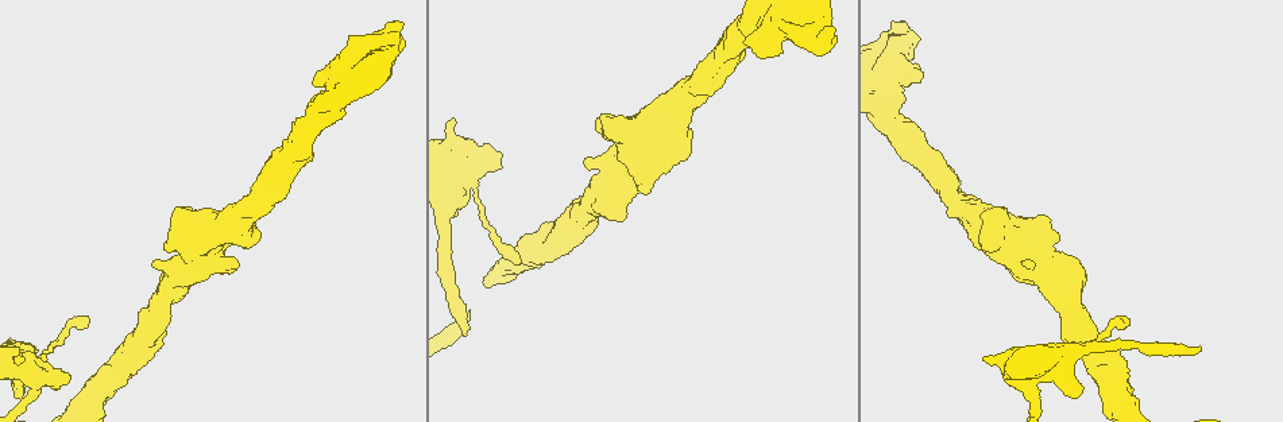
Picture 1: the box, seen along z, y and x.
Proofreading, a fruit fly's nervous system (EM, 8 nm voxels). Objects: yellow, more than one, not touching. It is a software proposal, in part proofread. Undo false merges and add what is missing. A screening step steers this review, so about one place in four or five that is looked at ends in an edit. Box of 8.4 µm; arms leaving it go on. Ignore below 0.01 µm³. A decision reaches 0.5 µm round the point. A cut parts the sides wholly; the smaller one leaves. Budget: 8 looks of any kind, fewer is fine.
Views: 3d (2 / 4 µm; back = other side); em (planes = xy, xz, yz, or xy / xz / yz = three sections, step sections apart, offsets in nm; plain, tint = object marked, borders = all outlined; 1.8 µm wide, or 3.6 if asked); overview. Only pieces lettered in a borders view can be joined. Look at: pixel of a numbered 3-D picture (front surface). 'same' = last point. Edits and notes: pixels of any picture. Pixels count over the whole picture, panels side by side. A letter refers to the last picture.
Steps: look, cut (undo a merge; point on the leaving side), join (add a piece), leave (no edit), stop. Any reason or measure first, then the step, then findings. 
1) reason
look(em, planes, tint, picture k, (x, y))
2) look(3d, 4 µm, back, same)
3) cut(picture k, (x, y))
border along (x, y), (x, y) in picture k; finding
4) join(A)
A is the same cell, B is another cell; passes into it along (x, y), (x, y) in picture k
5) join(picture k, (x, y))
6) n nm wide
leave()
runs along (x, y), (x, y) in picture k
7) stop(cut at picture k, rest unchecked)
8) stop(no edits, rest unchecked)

branch stops here
look(3d, 2 µm, picture 1, (915, 66))

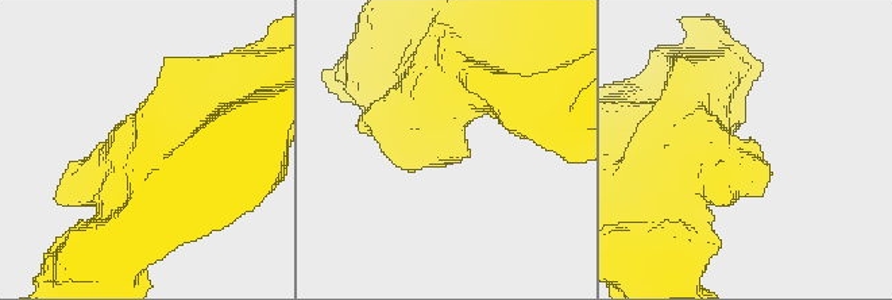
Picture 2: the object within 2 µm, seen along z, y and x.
now the EM
look(em, planes, tint, picture 2, (755, 149))

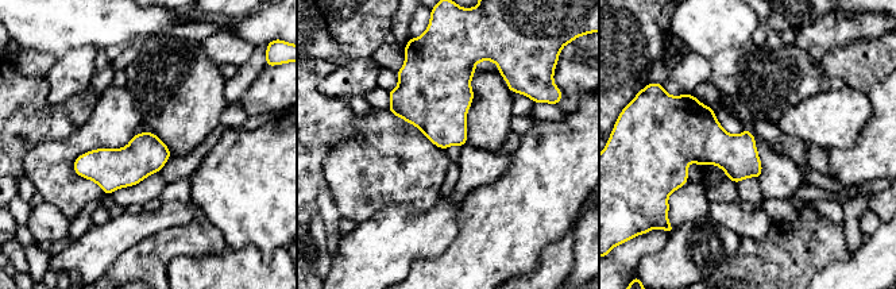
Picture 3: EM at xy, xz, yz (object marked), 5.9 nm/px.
look(em, planes, borders, same)

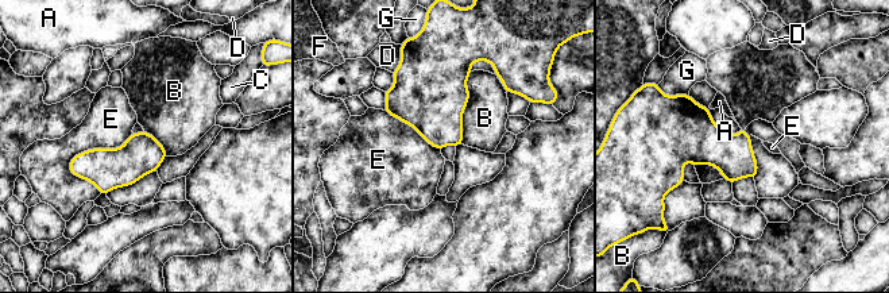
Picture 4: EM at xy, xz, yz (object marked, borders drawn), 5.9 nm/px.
240 nm wide
leave()
A, B, C, D, E, F and G are other cells; border along (132, 132), (77, 153), (70, 173) in picture 4; no lettered piece goes on from it

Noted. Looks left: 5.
tapers out
look(em, xz, step 8, borders, picture 1, (521, 260))

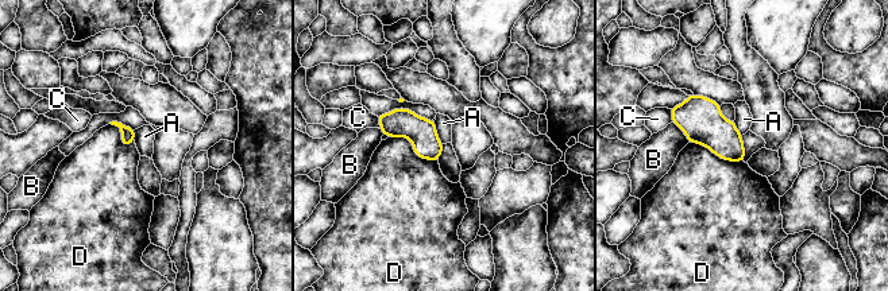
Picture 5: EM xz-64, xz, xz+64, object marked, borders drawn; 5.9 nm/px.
look(em, planes, borders, same)

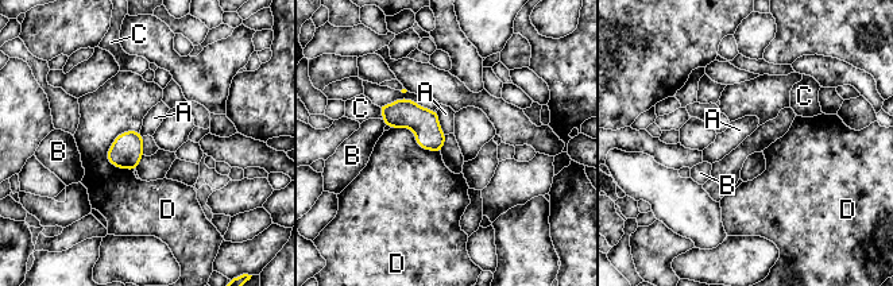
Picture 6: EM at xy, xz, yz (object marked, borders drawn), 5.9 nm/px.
170 nm wide
leave()
A, B, C and D are other cells; border along (436, 112), (439, 126), (445, 134) in picture 6; none of them fits

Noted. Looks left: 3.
thick turns thin
look(3d, 4 µm, picture 1, (456, 180))

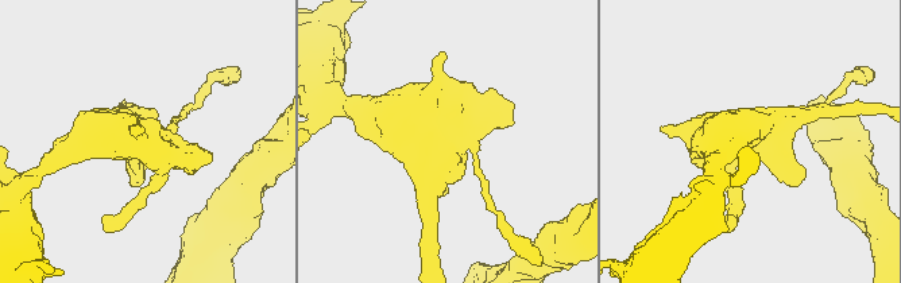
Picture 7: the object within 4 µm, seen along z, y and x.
look(em, 3.6 µm, planes, plain, picture 7, (445, 143))

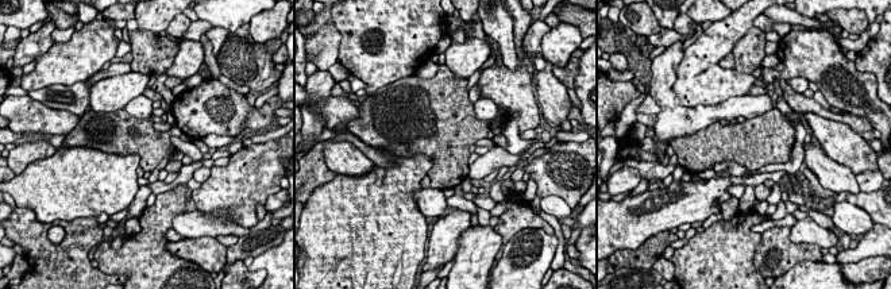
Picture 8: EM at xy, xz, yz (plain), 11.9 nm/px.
look(em, 3.6 µm, planes, borders, same)

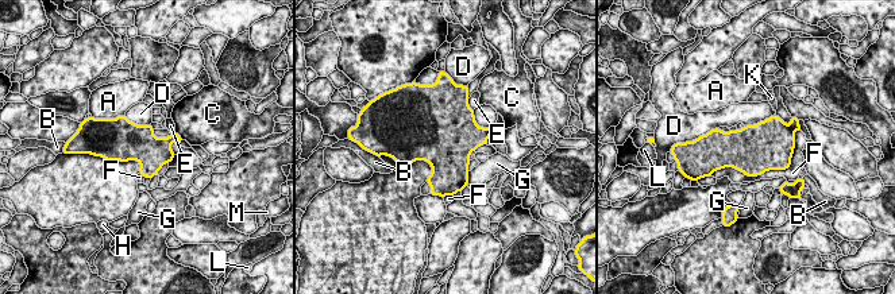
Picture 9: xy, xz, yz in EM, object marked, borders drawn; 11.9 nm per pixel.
F touches over 1050 nm
leave()
A, B, C, D, E, F, G, H, K, L and M are other cells; border along (794, 147), (784, 169), (710, 175) in picture 9; one neuron here

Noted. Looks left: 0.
stop(no edits, rest unchecked)

